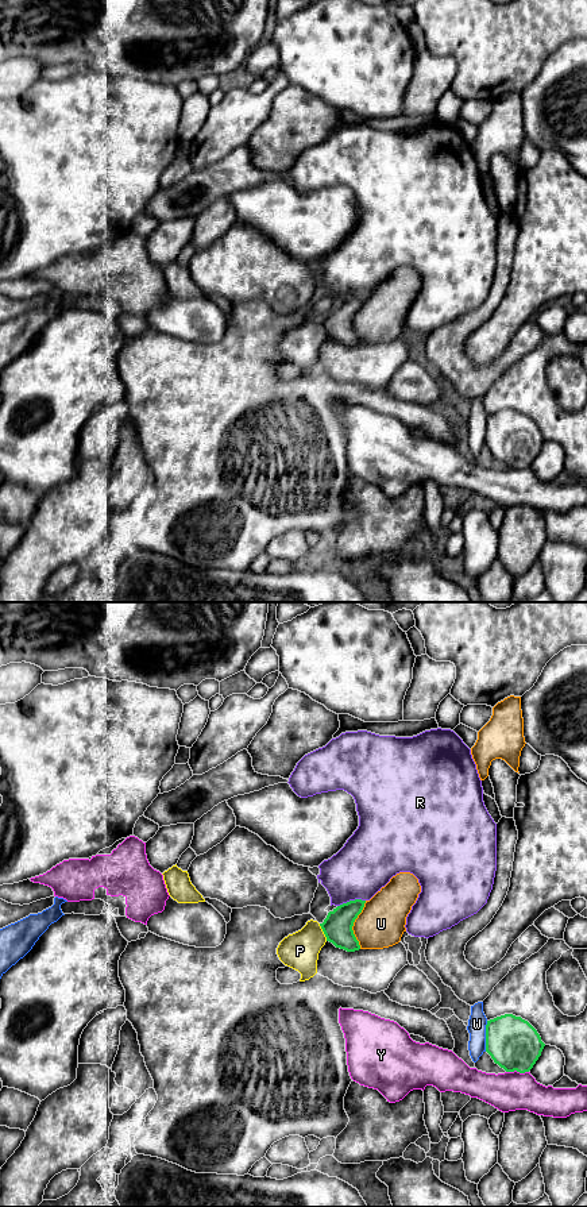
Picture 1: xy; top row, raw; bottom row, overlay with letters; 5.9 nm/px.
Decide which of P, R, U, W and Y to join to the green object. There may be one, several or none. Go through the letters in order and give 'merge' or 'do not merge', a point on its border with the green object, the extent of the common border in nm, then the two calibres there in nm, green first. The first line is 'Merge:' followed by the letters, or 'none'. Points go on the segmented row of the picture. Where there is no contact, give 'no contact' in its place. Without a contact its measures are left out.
Merge: none
P: do not merge; contact xy (323, 930); length 120 nm; calibres 180 and 220 nm
R: do not merge; contact xy (351, 901); length 170 nm; calibres 180 and 340 nm
U: do not merge; contact xy (352, 925); length 300 nm; calibres 180 and 280 nm
W: do not merge; contact xy (486, 1036); length 180 nm; calibres 300 and 110 nm
Y: do not merge; contact xy (517, 1071); length 140 nm; calibres 300 and 240 nm

